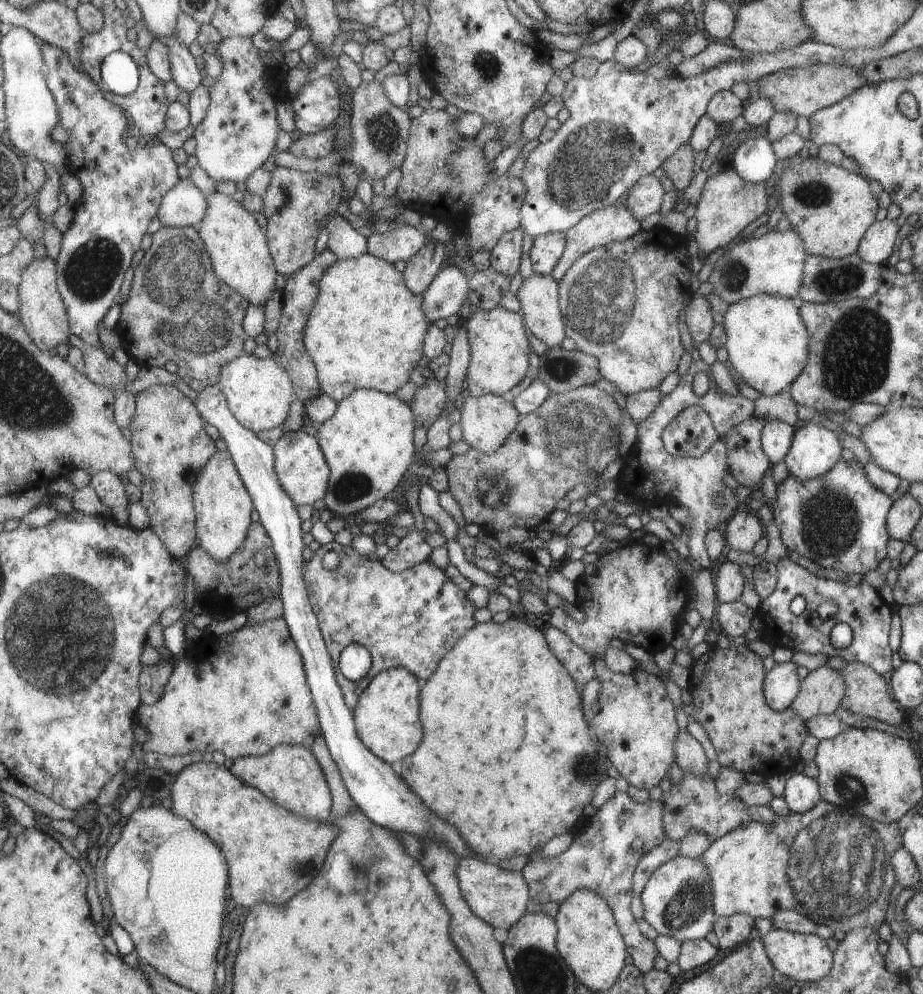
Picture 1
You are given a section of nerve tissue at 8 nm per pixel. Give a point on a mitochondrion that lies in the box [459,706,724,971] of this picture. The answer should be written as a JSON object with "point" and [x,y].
{"point":[686,907]}

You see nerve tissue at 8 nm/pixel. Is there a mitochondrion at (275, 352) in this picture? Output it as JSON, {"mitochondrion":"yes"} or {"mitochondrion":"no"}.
{"mitochondrion":"no"}

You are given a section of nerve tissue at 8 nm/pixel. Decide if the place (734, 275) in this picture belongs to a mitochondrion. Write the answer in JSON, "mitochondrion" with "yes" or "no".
{"mitochondrion":"yes"}

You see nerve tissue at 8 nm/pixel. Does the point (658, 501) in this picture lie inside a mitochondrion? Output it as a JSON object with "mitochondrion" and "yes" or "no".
{"mitochondrion":"no"}

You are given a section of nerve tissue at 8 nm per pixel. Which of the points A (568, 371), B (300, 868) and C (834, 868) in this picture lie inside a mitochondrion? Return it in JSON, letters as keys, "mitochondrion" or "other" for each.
{"A":"mitochondrion","B":"mitochondrion","C":"mitochondrion"}

